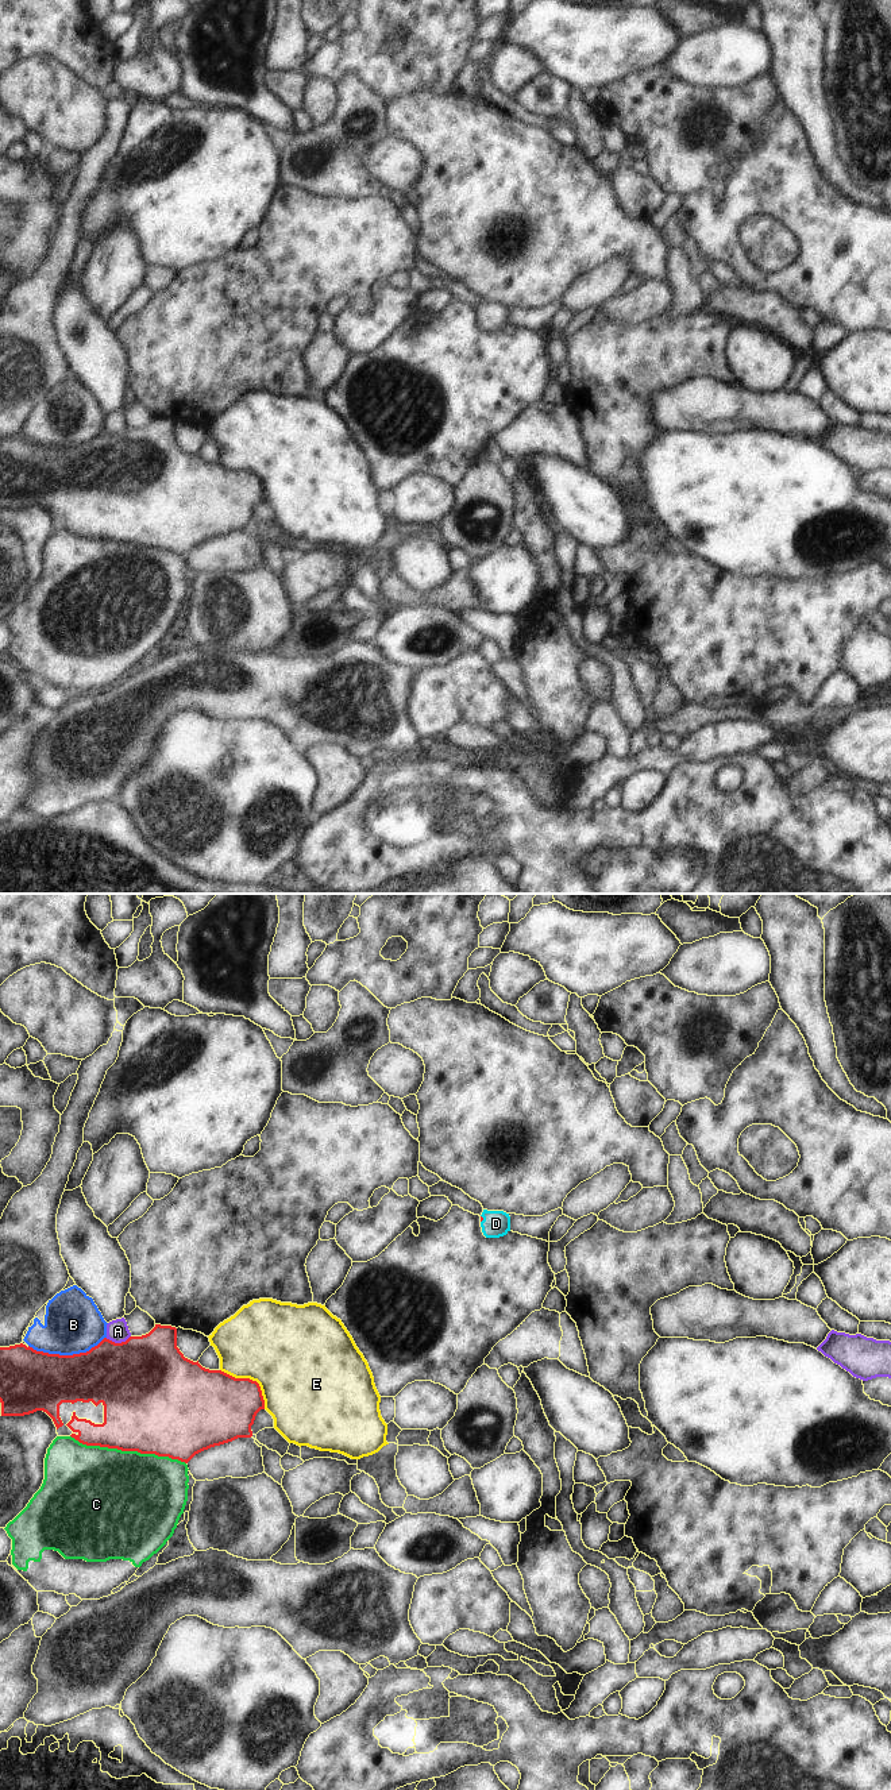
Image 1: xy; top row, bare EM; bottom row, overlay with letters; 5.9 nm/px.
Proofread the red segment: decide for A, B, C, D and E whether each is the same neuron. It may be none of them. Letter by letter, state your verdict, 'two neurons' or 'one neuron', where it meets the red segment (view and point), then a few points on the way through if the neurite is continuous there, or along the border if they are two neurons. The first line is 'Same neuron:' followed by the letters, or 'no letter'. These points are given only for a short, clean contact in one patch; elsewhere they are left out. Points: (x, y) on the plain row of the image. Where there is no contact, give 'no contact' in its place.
Same neuron: D
A: two neurons | xy (118, 436)
B: two neurons | xy (66, 448)
C: two neurons | xy (128, 543)
D: one neuron | xy (482, 312) | across xy (481, 309), (482, 312), (496, 316)
E: two neurons | xy (251, 473)

